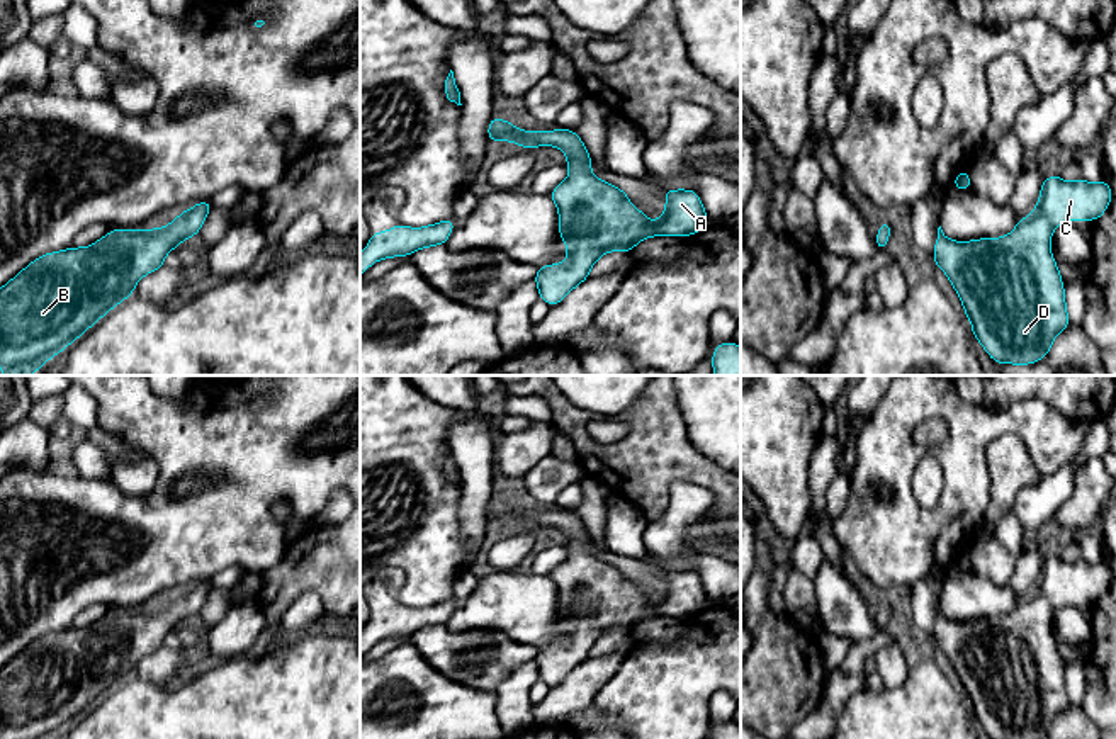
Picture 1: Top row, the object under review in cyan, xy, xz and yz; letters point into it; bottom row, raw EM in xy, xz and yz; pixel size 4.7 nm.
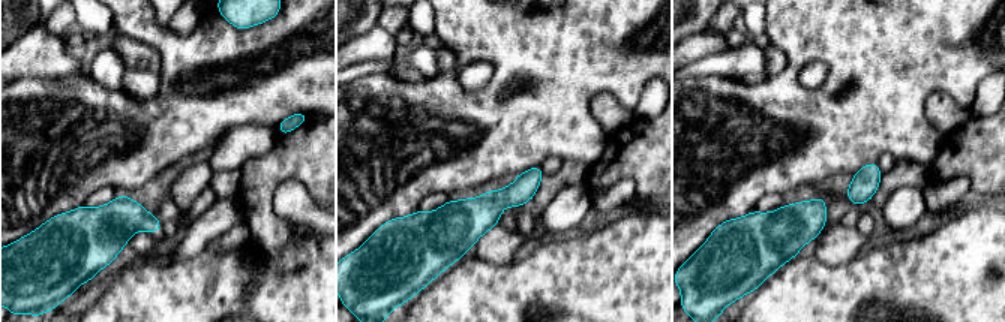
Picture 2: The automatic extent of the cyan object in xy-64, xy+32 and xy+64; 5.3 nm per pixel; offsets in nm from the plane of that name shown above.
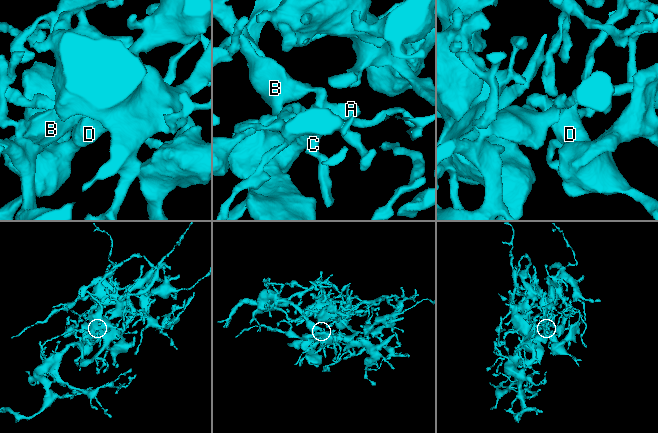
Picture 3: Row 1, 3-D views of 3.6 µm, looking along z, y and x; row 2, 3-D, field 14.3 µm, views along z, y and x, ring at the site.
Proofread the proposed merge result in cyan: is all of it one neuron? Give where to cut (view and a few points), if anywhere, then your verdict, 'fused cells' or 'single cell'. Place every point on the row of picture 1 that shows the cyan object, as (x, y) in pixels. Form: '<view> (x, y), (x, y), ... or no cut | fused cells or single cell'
no cut | single cell

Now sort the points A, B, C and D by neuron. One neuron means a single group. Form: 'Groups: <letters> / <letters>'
Groups: A B C D

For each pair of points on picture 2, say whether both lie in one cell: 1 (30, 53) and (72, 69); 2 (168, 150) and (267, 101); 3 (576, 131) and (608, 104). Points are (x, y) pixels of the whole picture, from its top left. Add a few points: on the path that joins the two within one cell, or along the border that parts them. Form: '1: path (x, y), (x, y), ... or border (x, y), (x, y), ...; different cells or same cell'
1: path (41, 54), (62, 63); same cell
2: path (192, 126), (218, 101), (243, 101); same cell
3: border (602, 92), (591, 101), (590, 111), (606, 135); different cells

